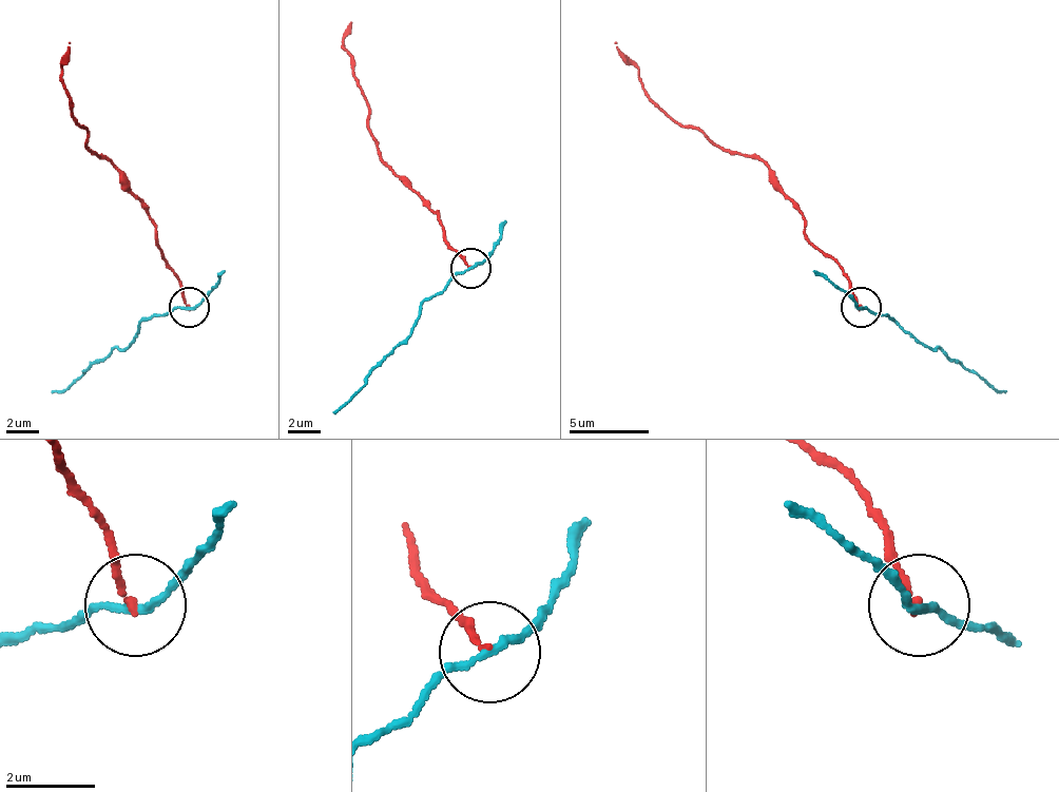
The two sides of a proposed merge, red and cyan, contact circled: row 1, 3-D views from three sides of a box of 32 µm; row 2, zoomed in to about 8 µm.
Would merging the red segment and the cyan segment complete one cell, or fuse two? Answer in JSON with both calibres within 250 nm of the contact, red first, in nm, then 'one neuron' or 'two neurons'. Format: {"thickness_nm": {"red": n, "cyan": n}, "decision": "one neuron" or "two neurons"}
{"thickness_nm": {"red": 150, "cyan": 160}, "decision": "two neurons"}

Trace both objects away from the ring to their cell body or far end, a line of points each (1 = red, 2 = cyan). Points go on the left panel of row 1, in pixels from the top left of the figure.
1: (188, 308), (156, 224), (109, 159), (89, 148), (89, 132), (76, 120), (60, 63), (69, 43)
2: (188, 308), (148, 316), (124, 348), (112, 348), (52, 392)

